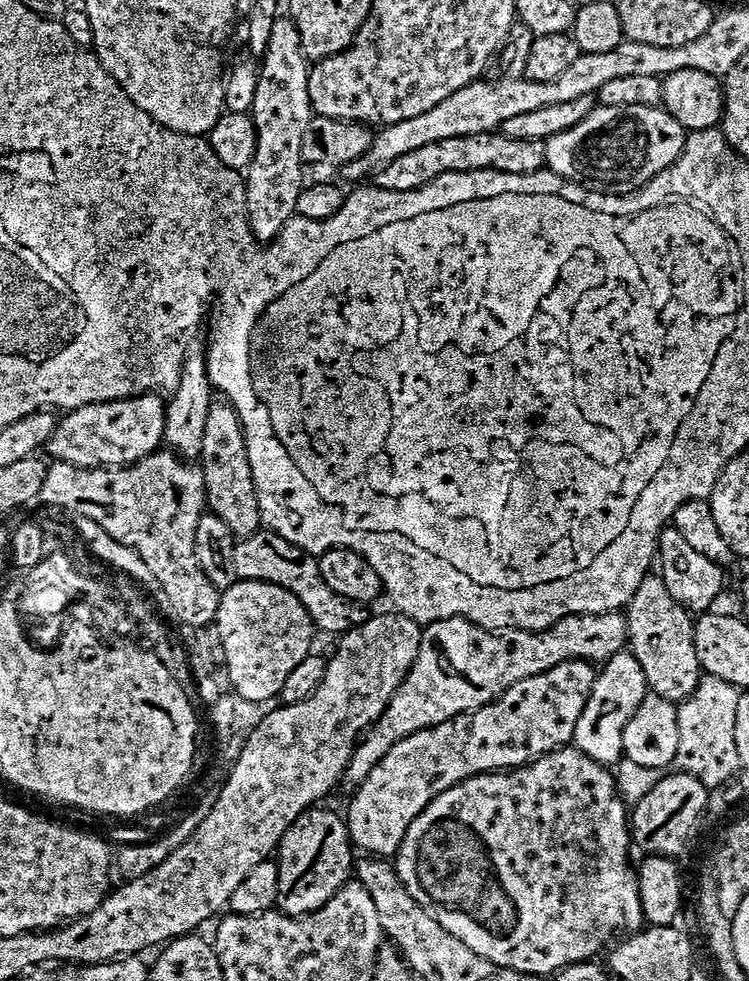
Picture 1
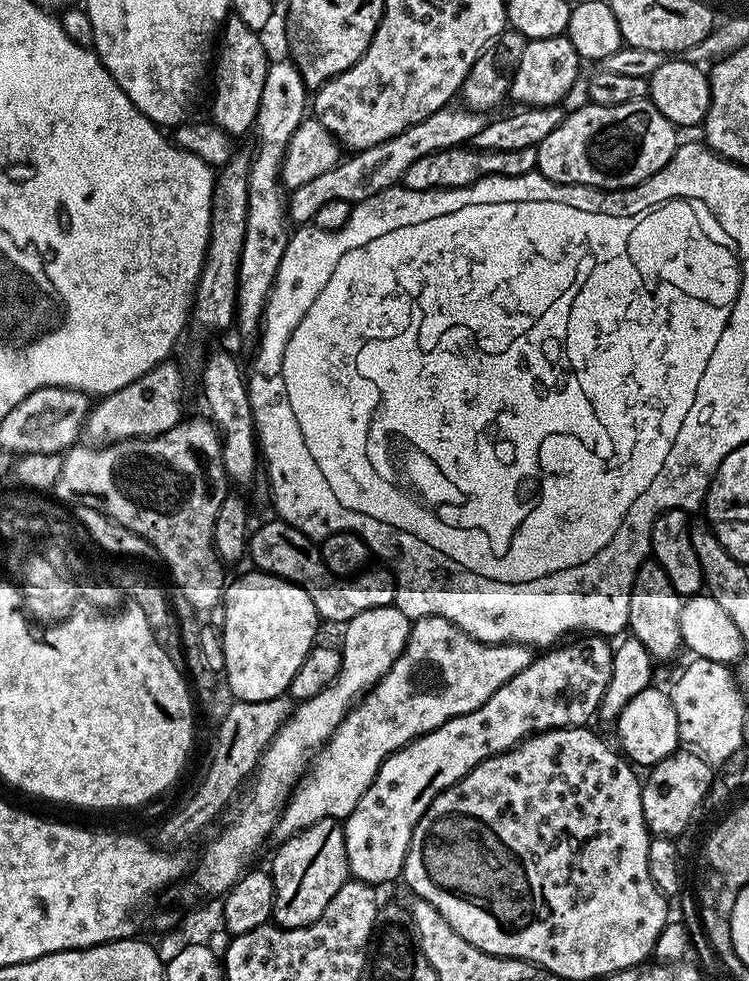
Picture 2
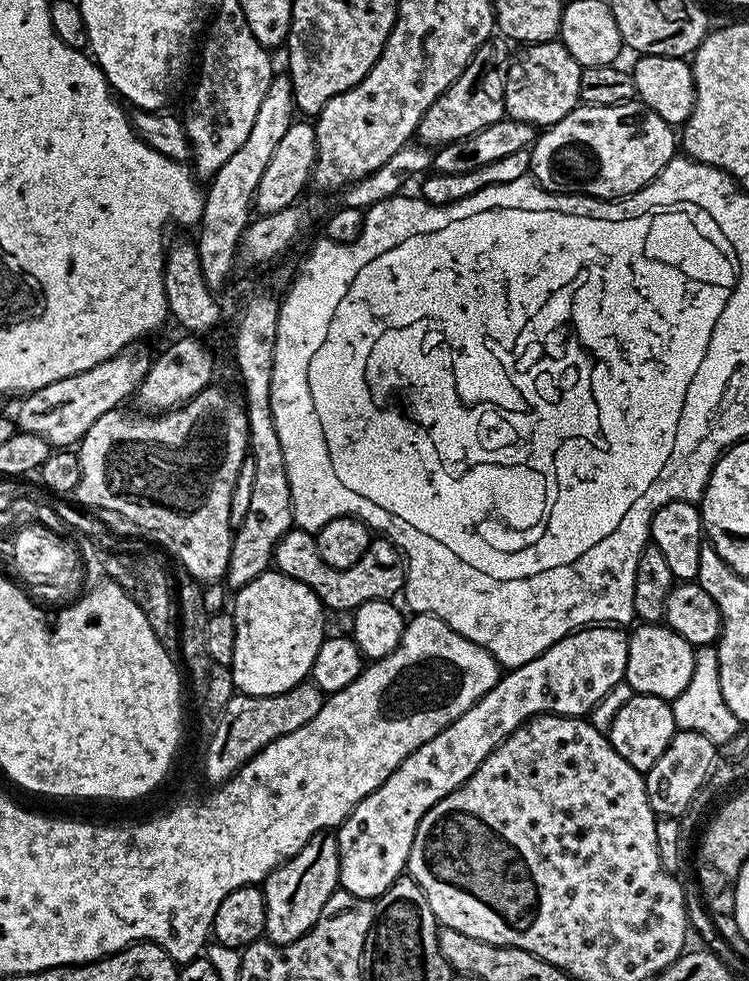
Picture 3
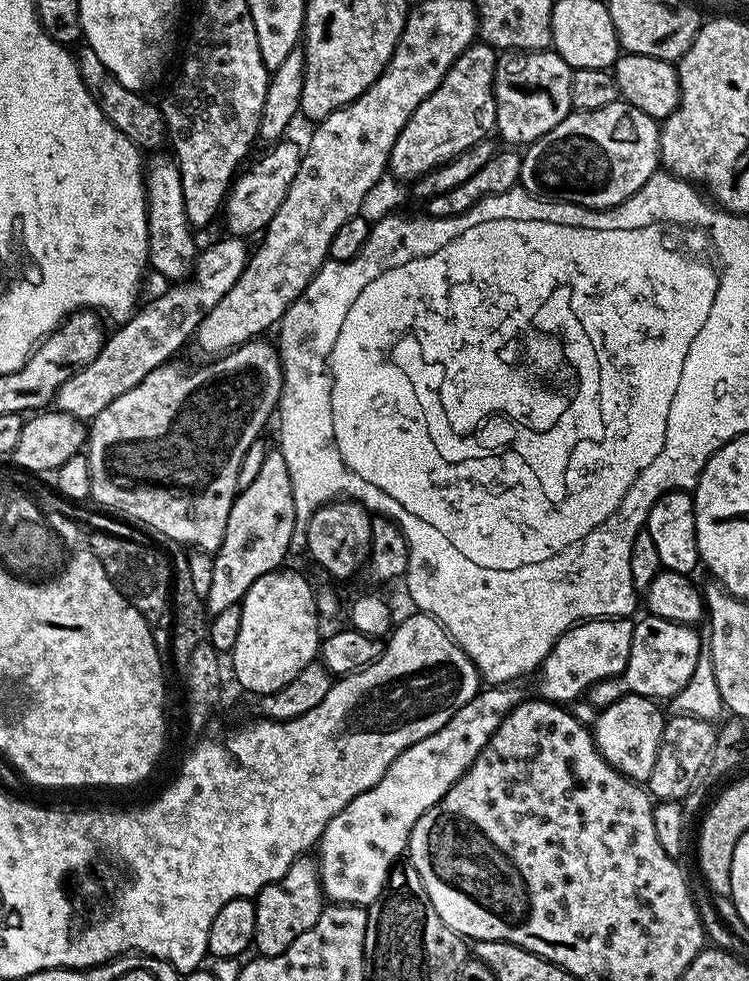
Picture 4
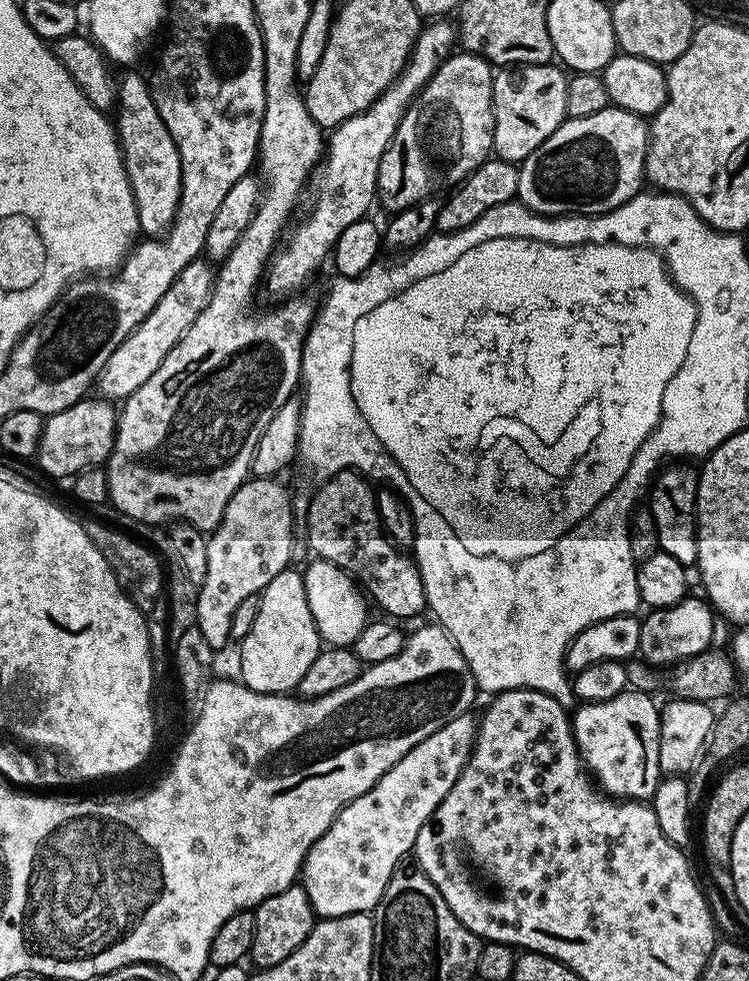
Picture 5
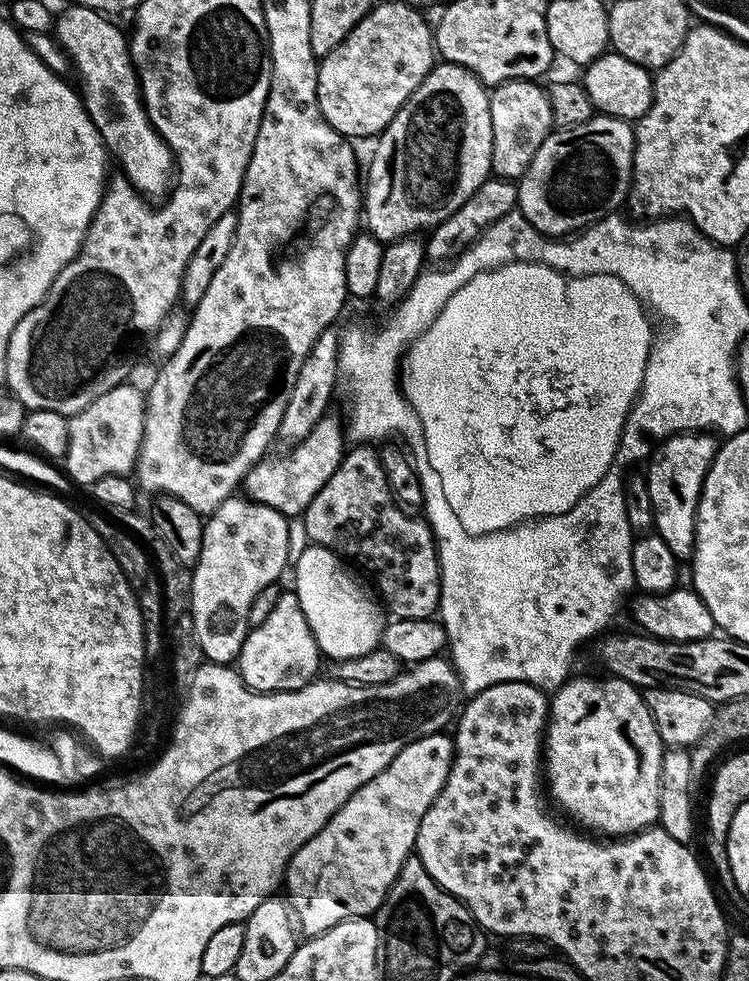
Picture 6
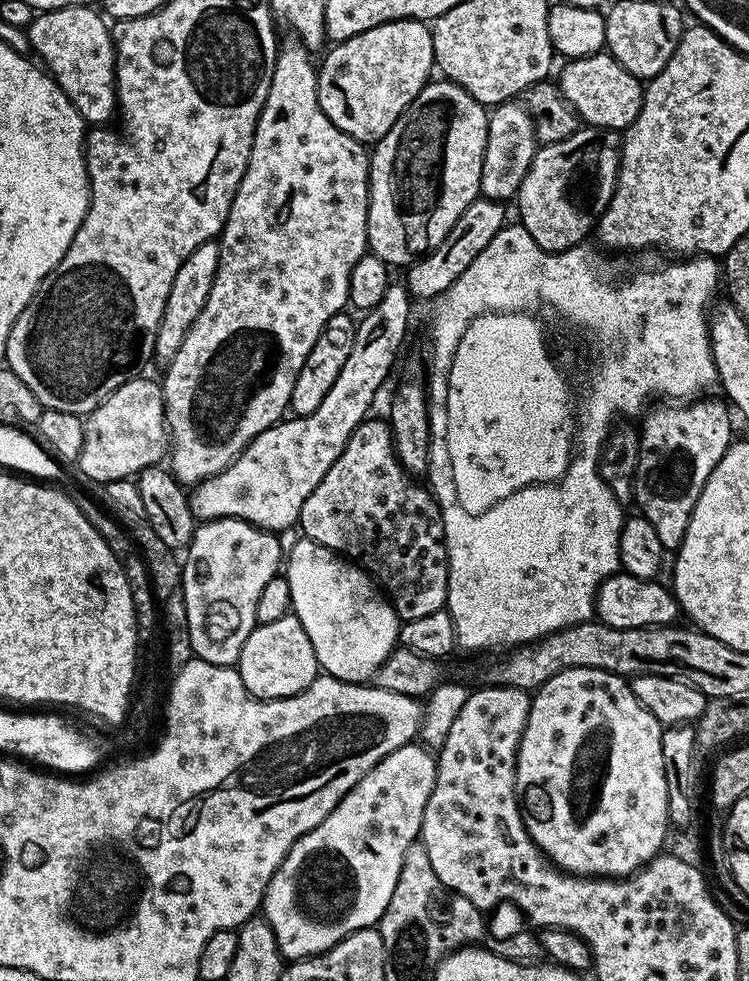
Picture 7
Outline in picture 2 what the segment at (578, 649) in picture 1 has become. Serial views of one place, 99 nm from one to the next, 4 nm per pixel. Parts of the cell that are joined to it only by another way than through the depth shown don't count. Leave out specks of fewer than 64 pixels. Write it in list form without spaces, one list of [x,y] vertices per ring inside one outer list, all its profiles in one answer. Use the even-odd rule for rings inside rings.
[[[424,616],[415,621],[404,653],[376,687],[352,705],[344,721],[316,753],[310,771],[296,781],[276,821],[275,839],[286,841],[322,818],[343,821],[374,782],[384,759],[450,718],[485,704],[514,674],[522,674],[533,659],[529,645],[482,644],[441,616]]]

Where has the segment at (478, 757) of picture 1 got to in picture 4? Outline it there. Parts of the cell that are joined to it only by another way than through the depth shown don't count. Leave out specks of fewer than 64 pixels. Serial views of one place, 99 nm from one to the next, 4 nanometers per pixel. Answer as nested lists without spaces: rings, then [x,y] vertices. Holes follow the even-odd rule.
[[[597,618],[585,620],[561,634],[558,642],[550,650],[550,654],[538,669],[538,677],[540,676],[539,695],[543,699],[553,701],[561,706],[568,706],[579,701],[583,697],[580,695],[587,688],[592,688],[595,684],[600,684],[603,680],[610,679],[611,676],[619,677],[630,658],[630,642],[634,638],[632,625],[633,621],[628,618]],[[488,686],[477,692],[475,698],[466,702],[462,710],[458,710],[434,734],[422,738],[422,742],[414,742],[382,774],[382,778],[373,788],[366,790],[362,794],[355,796],[326,826],[326,830],[321,834],[318,841],[320,856],[318,863],[320,866],[320,884],[324,888],[324,895],[333,904],[358,904],[361,906],[372,906],[379,901],[382,890],[388,881],[388,871],[393,864],[397,863],[405,855],[408,839],[412,833],[413,826],[444,797],[447,792],[462,778],[462,774],[472,765],[474,758],[486,746],[486,742],[502,726],[502,722],[520,703],[522,693],[516,686]]]

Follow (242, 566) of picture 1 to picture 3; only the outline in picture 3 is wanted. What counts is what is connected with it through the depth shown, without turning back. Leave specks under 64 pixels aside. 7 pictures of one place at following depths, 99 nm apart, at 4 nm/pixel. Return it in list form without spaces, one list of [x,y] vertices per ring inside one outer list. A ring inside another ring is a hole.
[[[295,526],[288,529],[283,538],[276,544],[272,555],[275,571],[286,574],[314,590],[325,609],[336,612],[351,613],[362,602],[371,600],[392,600],[404,591],[406,561],[399,548],[383,538],[369,539],[368,548],[349,568],[335,568],[322,558],[316,549],[316,537],[313,533],[304,532]]]

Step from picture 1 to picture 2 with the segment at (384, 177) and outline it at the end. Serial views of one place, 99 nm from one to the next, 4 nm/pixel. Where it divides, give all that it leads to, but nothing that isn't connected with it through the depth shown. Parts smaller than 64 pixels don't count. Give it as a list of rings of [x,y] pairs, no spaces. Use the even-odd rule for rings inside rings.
[[[461,146],[438,150],[434,154],[426,154],[426,158],[418,158],[418,162],[413,162],[410,170],[406,170],[402,184],[410,190],[433,192],[436,188],[465,188],[488,176],[521,176],[534,171],[537,171],[534,148],[483,152],[481,148]]]

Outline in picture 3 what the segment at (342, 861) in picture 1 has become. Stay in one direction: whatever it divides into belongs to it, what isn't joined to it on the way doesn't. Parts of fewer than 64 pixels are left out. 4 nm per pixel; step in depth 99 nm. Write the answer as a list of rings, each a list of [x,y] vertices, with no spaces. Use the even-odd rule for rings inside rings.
[[[331,831],[316,832],[286,863],[279,864],[262,885],[266,898],[264,936],[273,944],[289,944],[302,938],[318,922],[322,906],[337,891],[340,882],[340,855]]]

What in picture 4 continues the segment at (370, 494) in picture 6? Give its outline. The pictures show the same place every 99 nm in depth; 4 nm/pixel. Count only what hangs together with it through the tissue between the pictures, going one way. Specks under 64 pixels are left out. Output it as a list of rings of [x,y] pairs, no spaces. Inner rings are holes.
[[[347,498],[334,500],[319,508],[314,518],[310,518],[307,555],[316,559],[316,564],[322,571],[344,580],[367,565],[368,554],[372,551],[373,523],[373,517],[363,504]]]

